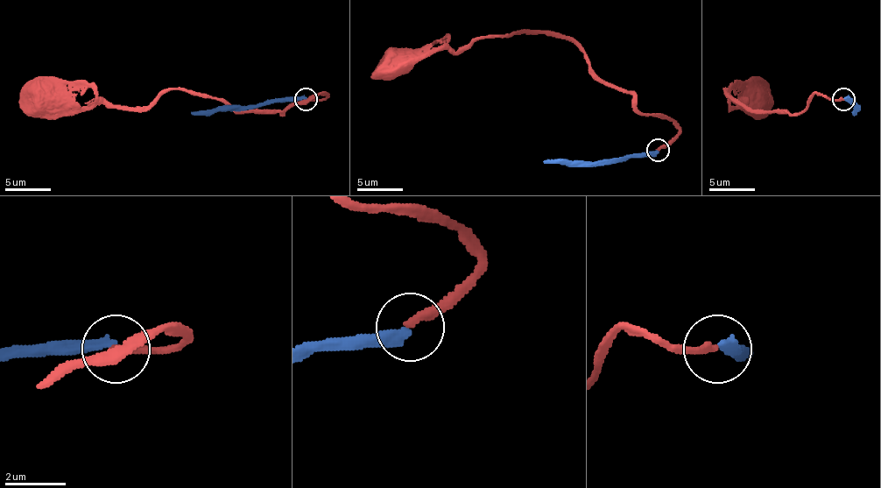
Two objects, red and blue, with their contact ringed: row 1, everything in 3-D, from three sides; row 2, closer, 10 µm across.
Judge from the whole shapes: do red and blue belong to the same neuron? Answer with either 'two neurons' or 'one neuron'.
two neurons

